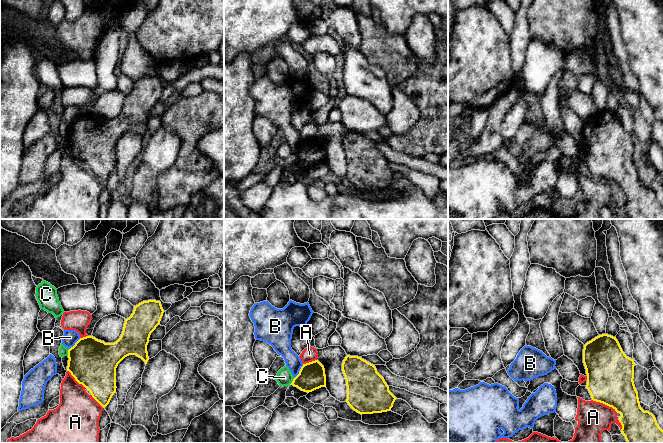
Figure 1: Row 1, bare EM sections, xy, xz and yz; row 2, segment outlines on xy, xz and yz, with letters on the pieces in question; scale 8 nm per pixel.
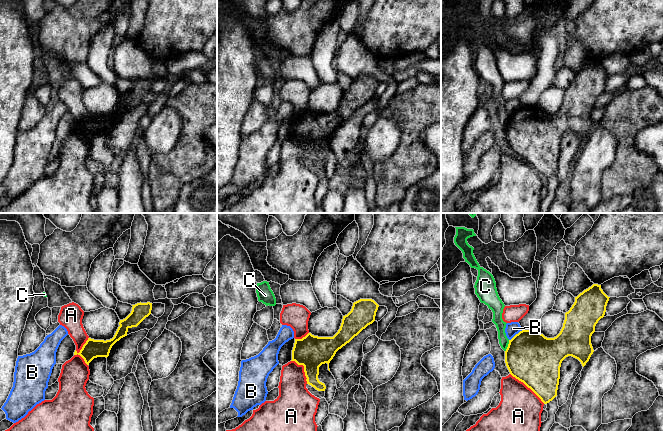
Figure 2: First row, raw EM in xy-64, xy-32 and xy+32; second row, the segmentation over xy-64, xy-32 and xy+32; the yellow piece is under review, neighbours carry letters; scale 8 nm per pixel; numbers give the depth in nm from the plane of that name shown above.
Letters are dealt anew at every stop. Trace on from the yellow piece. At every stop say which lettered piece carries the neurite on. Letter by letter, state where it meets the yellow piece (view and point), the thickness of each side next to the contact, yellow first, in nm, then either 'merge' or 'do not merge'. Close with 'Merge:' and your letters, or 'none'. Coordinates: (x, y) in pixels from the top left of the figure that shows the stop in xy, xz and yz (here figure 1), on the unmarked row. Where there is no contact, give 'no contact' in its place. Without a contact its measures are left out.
A: yz (605, 180) | 380/260 nm | do not merge
B: xz (299, 147) | 220/140 nm | do not merge
C: xy (68, 128) | 380/80 nm | do not merge
Merge: none

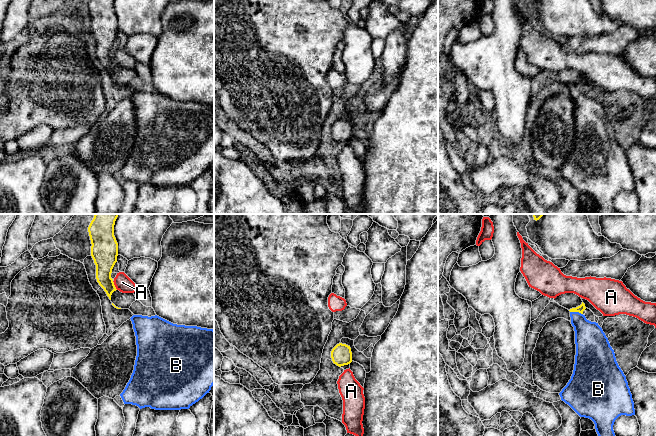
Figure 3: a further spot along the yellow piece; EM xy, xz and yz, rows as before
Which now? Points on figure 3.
A: xy (114, 61) | 190/140 nm | do not merge
B: yz (576, 87) | 60/240 nm | merge
Merge: B

